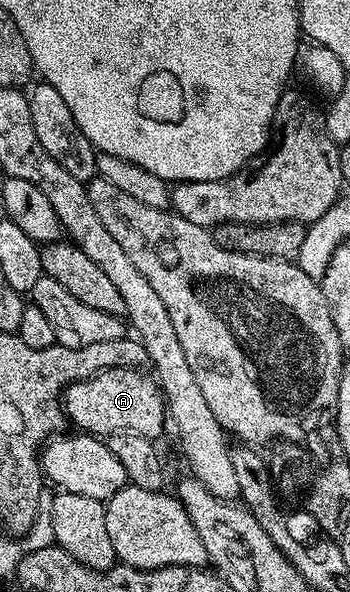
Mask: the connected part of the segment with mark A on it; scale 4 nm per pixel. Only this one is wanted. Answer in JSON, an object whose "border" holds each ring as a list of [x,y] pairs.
{"border":[[[115,368],[101,370],[83,382],[73,382],[63,395],[66,419],[78,431],[94,436],[128,432],[145,438],[160,439],[161,429],[167,426],[165,396],[156,381],[140,369]]]}

